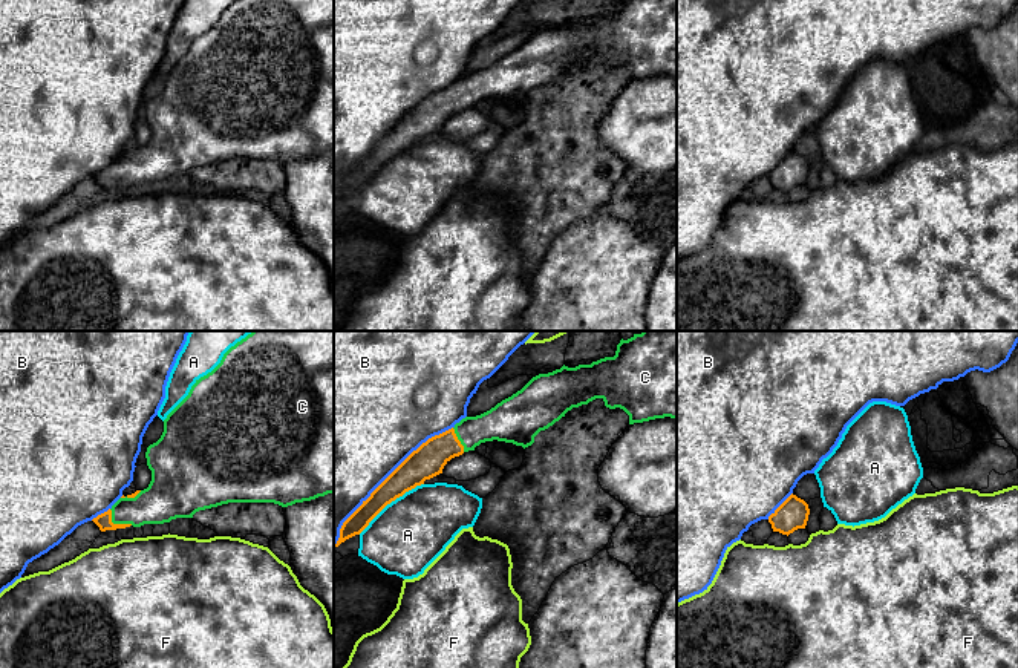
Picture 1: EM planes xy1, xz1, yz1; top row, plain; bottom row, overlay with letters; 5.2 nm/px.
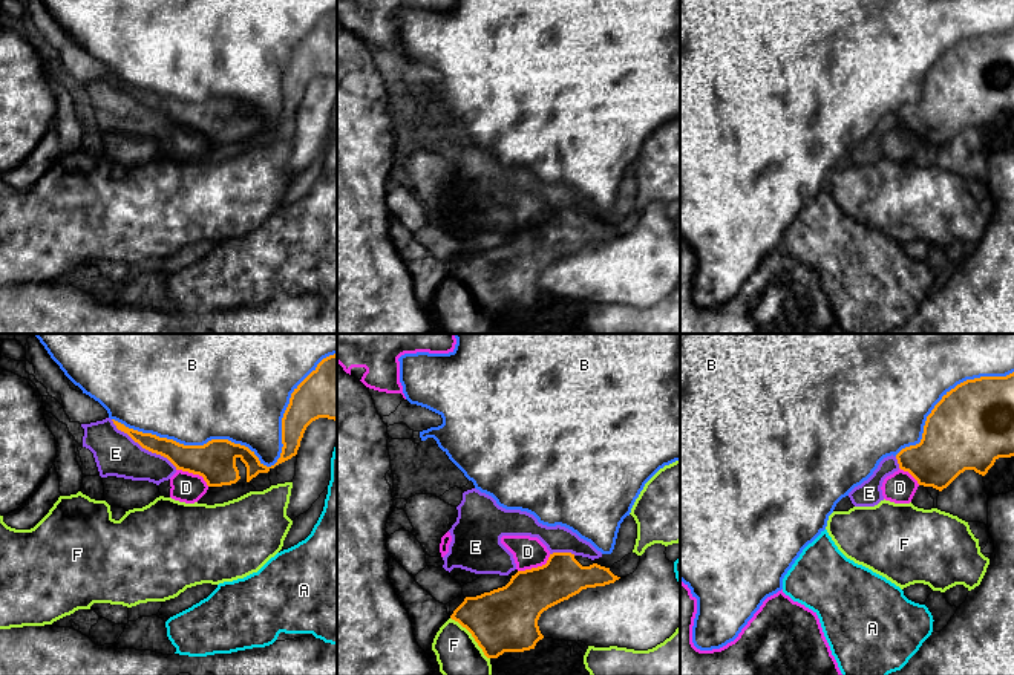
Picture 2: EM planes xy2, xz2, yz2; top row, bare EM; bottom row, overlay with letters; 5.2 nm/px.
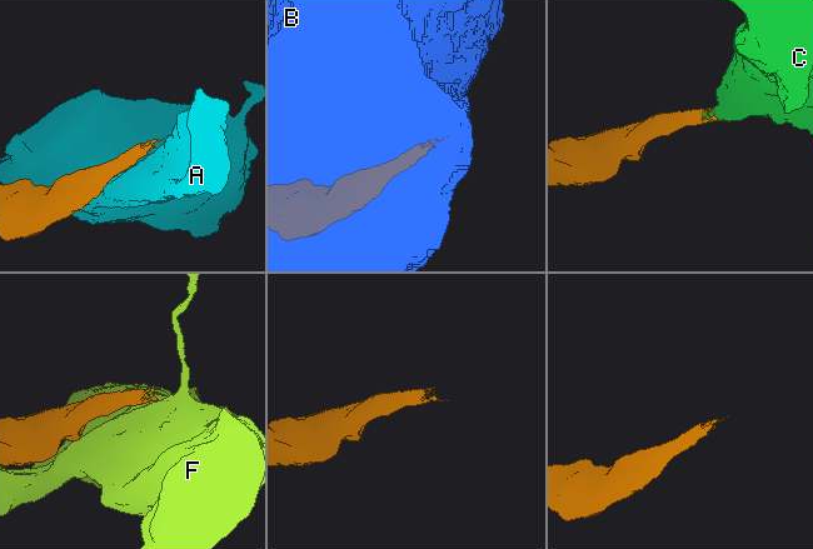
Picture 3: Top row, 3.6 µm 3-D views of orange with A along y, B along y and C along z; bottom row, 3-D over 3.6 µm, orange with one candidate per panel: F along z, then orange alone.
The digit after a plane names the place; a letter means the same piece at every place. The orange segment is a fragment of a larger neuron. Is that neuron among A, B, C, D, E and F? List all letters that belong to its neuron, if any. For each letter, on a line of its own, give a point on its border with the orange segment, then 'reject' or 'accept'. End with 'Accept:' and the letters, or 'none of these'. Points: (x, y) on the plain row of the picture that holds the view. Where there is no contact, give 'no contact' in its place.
A: xz1 (391, 158) | reject
B: xy2 (251, 109) | reject
C: xy1 (117, 181) | accept
D: xz2 (535, 225) | reject
E: xy2 (143, 104) | reject
F: xz2 (472, 293) | reject
Accept: C

